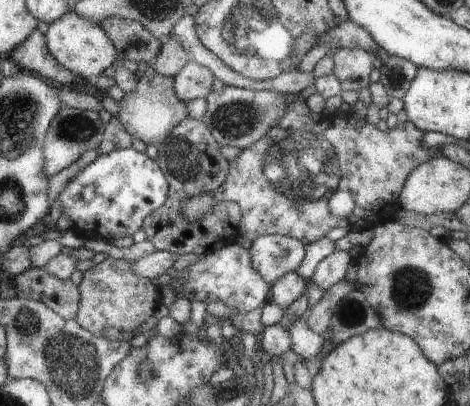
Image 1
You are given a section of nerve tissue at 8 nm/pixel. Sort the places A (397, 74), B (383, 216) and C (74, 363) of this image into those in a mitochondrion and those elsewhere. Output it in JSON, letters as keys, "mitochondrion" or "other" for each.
{"A":"mitochondrion","B":"other","C":"mitochondrion"}

